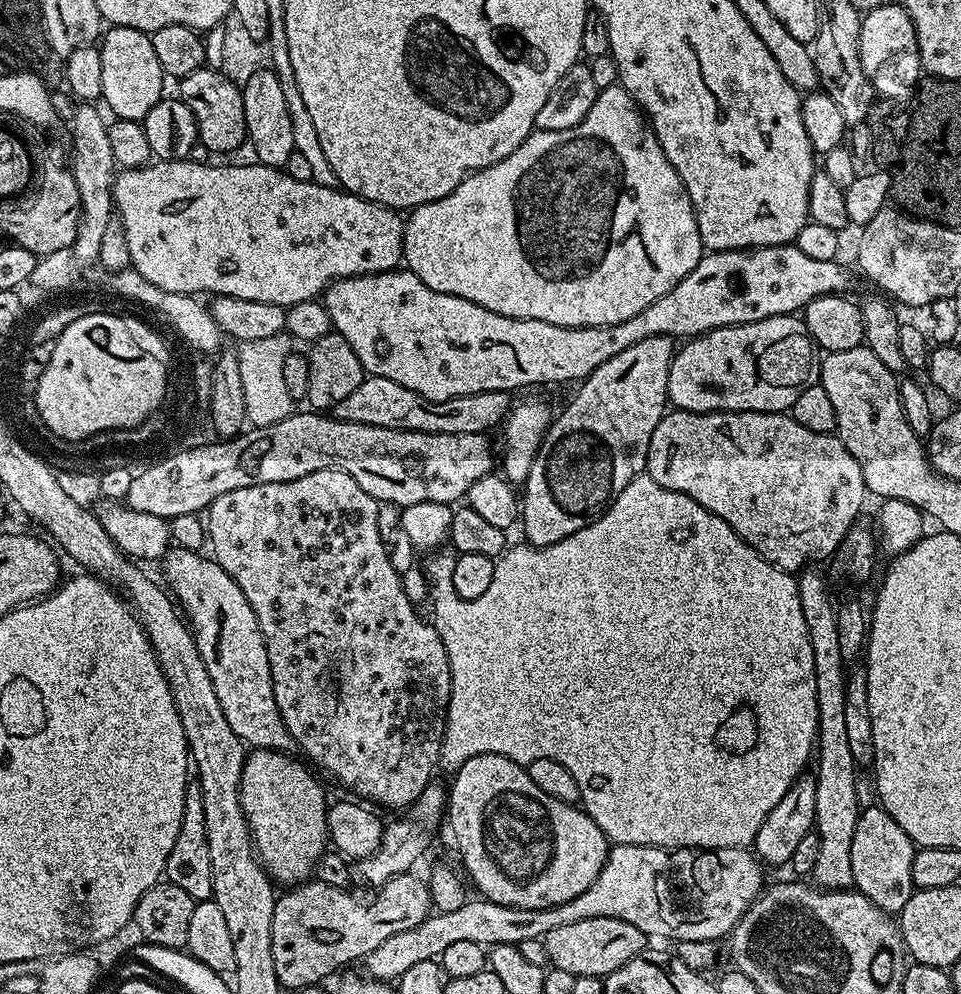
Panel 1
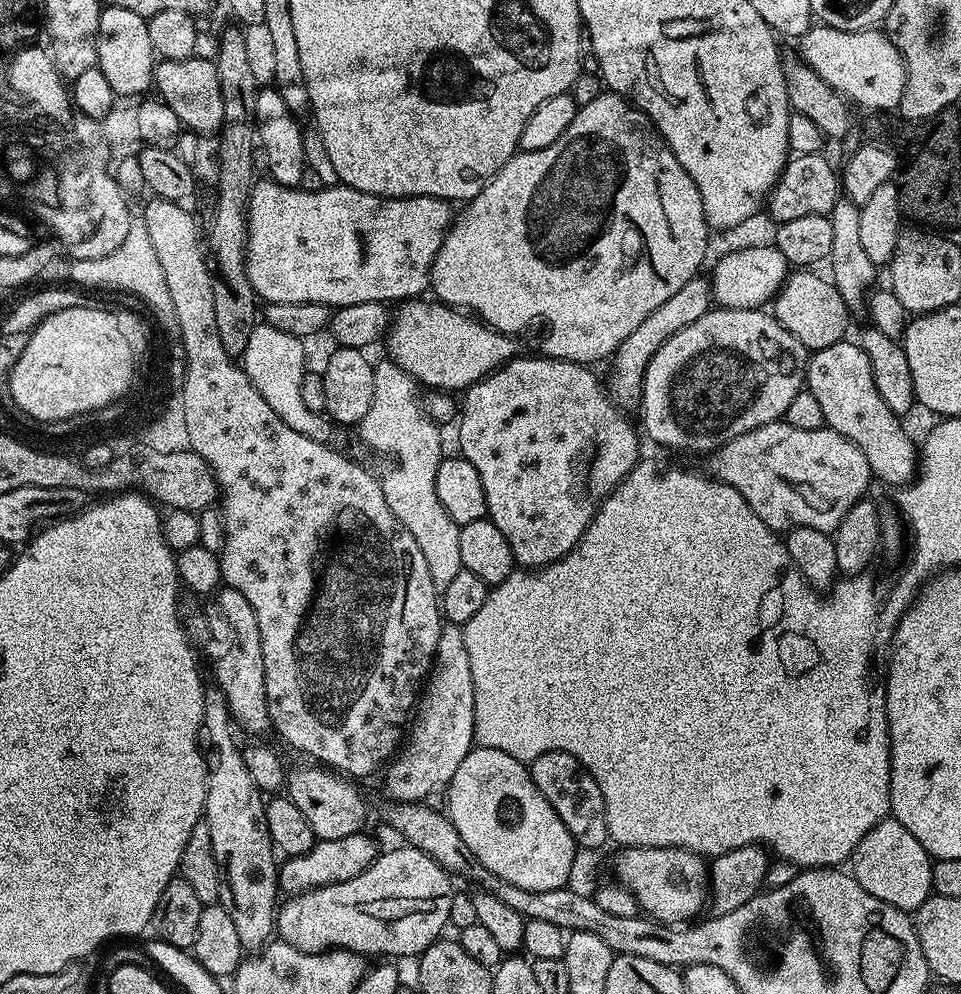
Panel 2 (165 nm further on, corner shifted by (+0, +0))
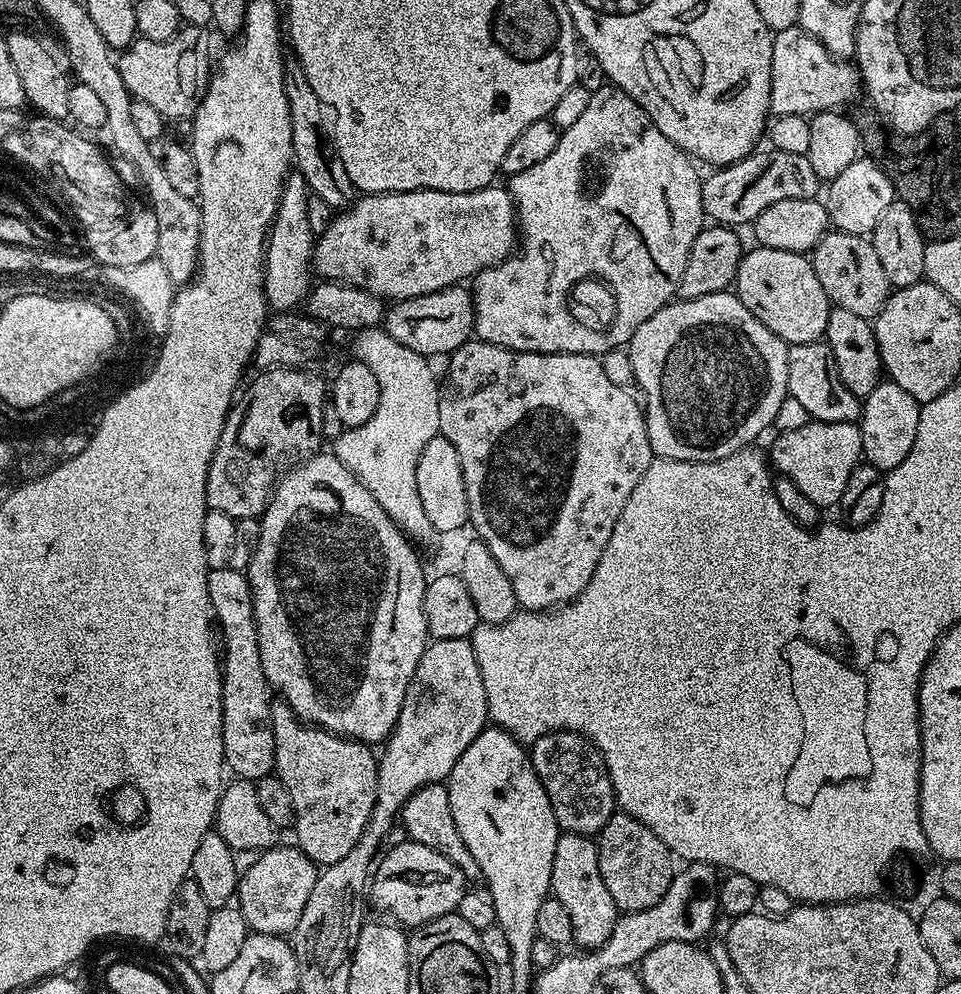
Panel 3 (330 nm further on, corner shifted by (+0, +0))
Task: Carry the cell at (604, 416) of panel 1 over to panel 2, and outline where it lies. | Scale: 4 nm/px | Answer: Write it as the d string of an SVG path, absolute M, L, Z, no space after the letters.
M700 274L693 276L690 282L686 282L686 286L682 286L682 290L678 290L678 294L666 298L666 302L662 302L662 306L658 306L654 314L649 314L638 325L638 330L634 330L634 334L630 334L630 338L626 338L626 342L622 342L622 346L616 348L610 360L610 365L612 364L610 392L621 409L629 410L628 408L634 407L635 404L637 407L641 403L644 394L644 375L650 358L654 358L658 346L662 346L662 342L678 334L678 330L690 326L690 322L698 322L698 318L702 318L702 314L706 314L713 307L712 285L702 277Z

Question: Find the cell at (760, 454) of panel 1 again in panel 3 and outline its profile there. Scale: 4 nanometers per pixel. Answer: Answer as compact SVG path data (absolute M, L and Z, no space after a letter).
M812 420L798 430L781 432L775 438L777 440L772 444L772 460L770 456L771 467L779 475L790 478L790 482L794 482L794 486L798 486L798 490L802 490L802 494L806 494L806 498L810 498L810 502L821 506L839 505L842 490L846 490L846 482L850 482L850 474L854 474L856 467L862 463L863 446L859 423L851 420L846 422Z

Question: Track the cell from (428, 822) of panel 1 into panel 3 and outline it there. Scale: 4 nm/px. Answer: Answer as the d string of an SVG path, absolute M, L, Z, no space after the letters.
M280 847L263 849L255 857L257 860L241 871L234 900L252 932L287 937L298 926L299 916L314 887L318 866L301 848Z

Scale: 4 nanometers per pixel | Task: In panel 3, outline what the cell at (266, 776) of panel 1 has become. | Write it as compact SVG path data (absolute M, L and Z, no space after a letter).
M225 566L209 568L206 590L212 603L215 623L219 627L220 624L224 627L224 640L222 636L224 763L233 777L255 782L273 775L276 759L272 733L274 693L268 687L268 679L262 670L252 587L243 571Z

